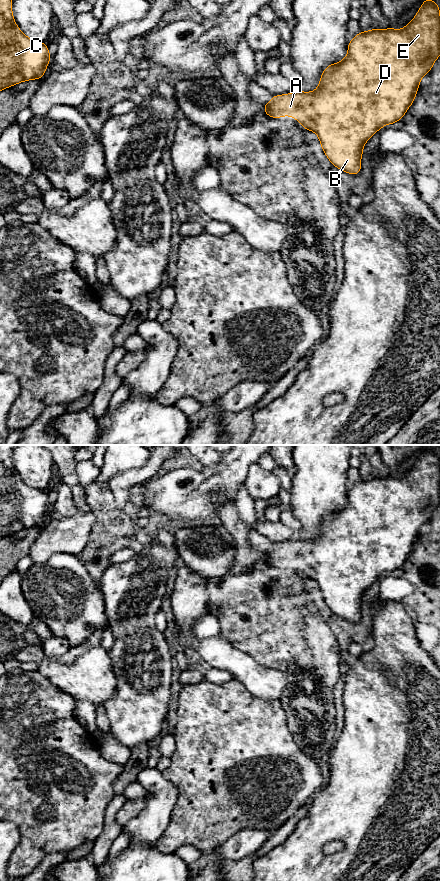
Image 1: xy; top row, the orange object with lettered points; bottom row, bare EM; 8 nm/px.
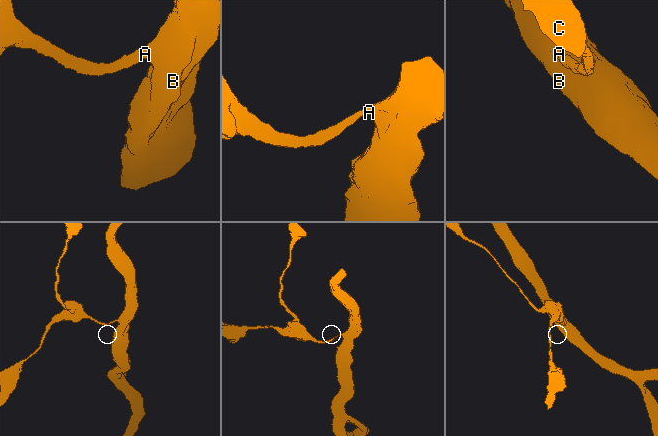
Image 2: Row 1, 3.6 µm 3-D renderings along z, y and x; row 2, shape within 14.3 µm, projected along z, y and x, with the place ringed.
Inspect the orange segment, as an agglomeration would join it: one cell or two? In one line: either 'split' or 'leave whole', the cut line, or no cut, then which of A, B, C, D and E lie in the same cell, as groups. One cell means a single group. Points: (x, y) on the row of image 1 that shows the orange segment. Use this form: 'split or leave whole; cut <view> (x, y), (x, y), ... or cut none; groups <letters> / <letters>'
leave whole; cut none; groups A B C D E

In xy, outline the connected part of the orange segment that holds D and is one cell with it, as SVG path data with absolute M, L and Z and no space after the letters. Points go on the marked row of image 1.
M424 0L414 19L404 28L370 29L353 37L348 43L347 56L341 62L326 67L315 91L295 90L291 94L275 95L264 105L264 113L276 119L293 116L305 130L311 130L318 135L325 155L334 166L352 175L359 174L364 144L383 126L394 124L404 116L414 102L420 80L430 72L440 54L439 6L433 0Z

